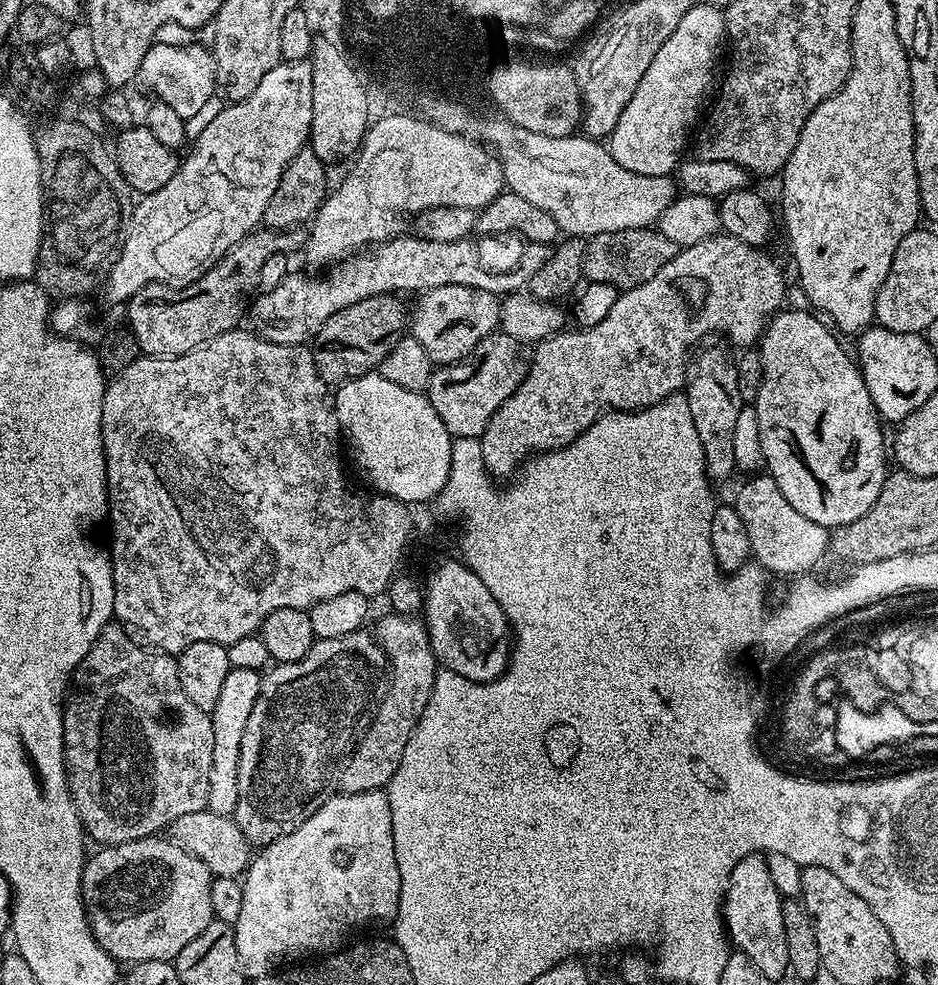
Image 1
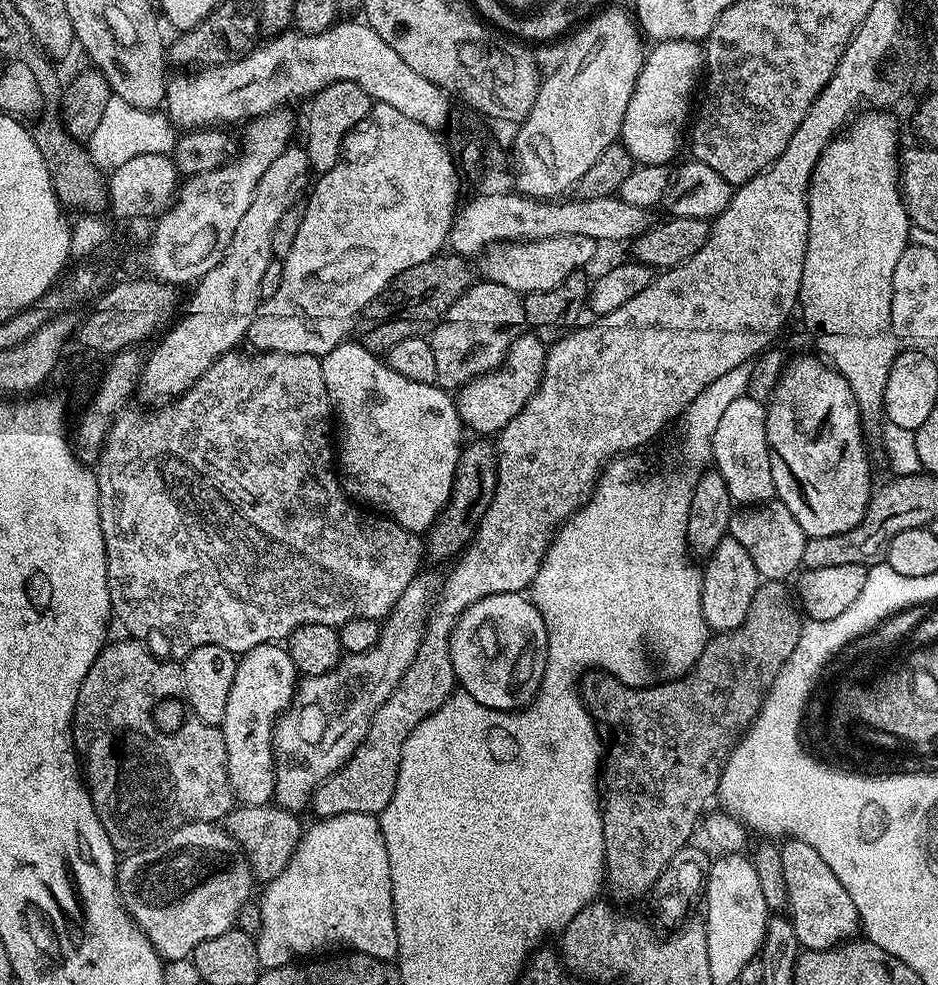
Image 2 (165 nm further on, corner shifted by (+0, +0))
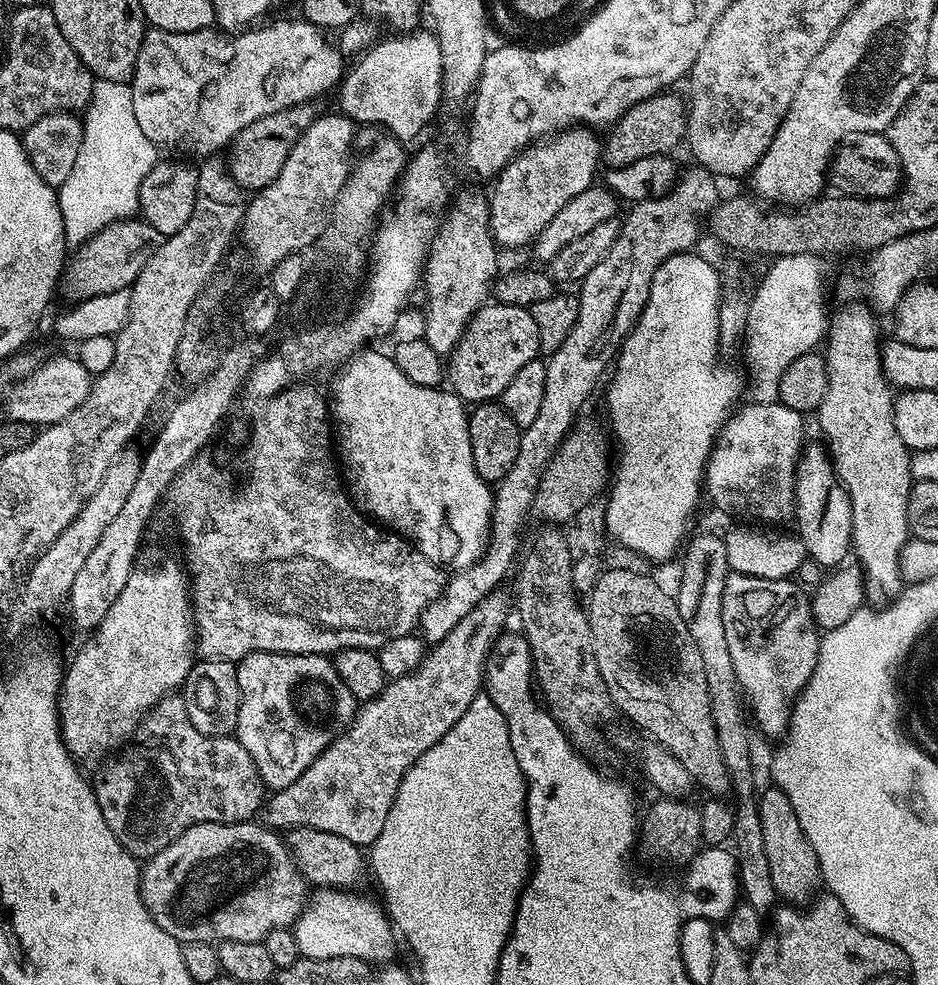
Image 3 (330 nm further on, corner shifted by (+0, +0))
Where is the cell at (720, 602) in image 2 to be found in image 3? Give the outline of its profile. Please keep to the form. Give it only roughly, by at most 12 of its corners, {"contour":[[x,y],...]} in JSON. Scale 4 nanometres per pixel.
{"contour":[[729,571],[722,630],[762,735],[787,733],[822,639],[791,579]]}

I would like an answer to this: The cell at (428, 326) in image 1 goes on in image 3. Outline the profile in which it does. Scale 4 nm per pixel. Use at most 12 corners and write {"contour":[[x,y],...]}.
{"contour":[[485,303],[446,360],[469,405],[541,355],[528,308]]}

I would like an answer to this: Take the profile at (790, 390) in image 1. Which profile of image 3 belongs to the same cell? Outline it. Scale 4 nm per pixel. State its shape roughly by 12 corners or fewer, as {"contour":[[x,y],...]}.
{"contour":[[823,443],[796,463],[795,531],[836,570],[852,552],[848,495]]}

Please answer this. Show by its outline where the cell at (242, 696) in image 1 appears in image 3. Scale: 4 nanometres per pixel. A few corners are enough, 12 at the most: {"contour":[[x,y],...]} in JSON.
{"contour":[[327,655],[236,664],[235,739],[290,786],[356,718]]}

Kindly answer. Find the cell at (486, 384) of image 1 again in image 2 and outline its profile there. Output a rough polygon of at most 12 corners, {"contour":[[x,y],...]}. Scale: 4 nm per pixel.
{"contour":[[525,334],[459,389],[456,413],[498,434],[538,390],[545,341]]}

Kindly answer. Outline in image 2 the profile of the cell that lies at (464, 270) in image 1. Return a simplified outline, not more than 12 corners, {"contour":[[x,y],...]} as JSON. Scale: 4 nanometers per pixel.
{"contour":[[582,234],[494,244],[478,272],[527,294],[587,269]]}

